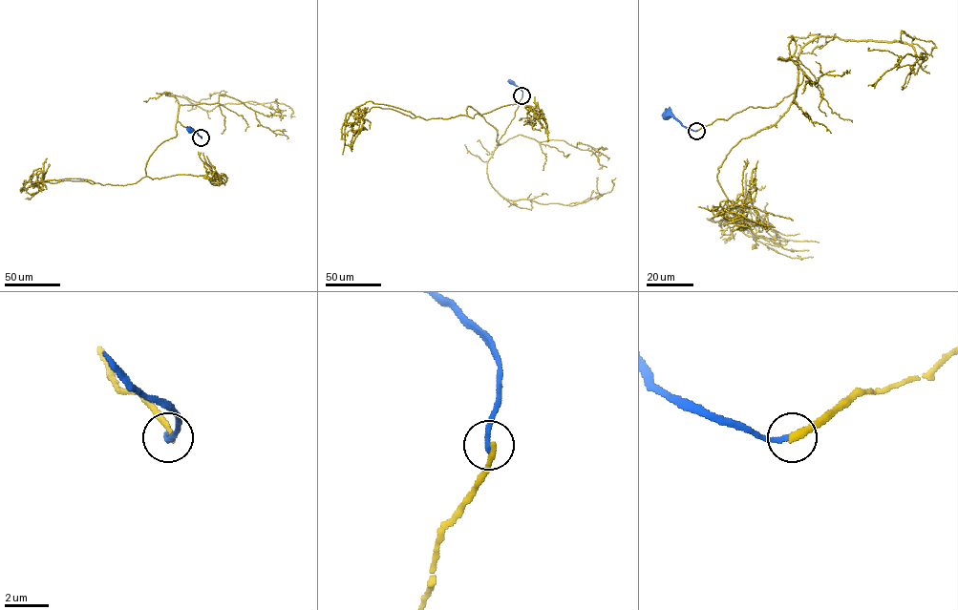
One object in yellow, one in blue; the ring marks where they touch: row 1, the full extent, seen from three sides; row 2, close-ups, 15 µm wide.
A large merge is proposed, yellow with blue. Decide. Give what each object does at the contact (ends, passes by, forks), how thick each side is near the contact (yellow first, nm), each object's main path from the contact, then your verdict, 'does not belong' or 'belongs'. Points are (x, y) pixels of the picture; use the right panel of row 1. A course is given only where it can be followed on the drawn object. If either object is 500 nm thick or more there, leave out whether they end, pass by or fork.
yellow ends; blue ends; calibres 280 and 240 nm; course yellow (696, 131), (796, 91), (718, 168), (746, 228), (707, 219), (733, 206), (754, 234), (819, 242); course blue (696, 131), (687, 128), (666, 114); does not belong

